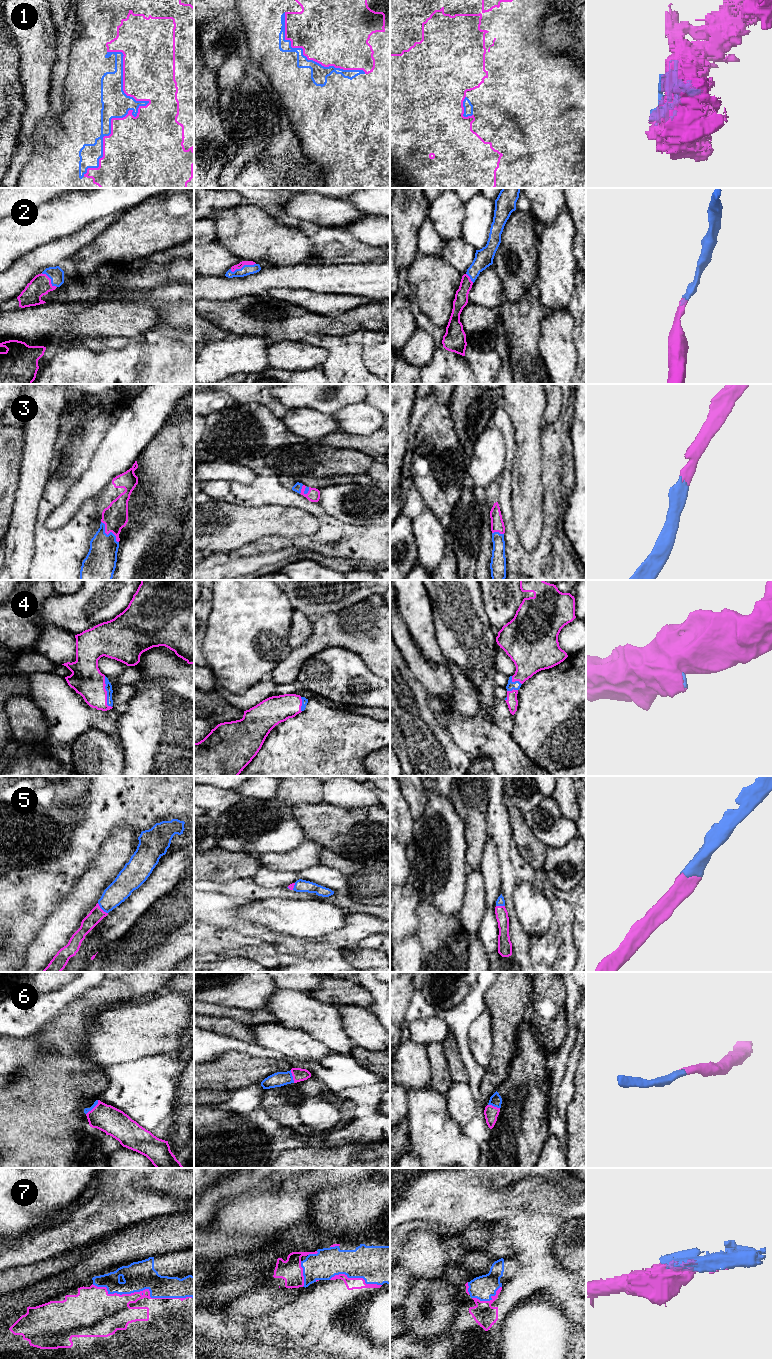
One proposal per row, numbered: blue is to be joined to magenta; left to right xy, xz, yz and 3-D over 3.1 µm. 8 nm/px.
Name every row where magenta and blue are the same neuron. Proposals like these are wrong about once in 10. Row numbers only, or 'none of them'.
1, 2, 3, 4, 5, 6, 7

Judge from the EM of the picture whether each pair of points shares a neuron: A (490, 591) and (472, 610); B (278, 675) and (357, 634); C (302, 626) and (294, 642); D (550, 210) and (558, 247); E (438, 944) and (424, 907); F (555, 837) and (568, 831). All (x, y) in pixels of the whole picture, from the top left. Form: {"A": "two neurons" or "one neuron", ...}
{"A": "two neurons", "B": "one neuron", "C": "one neuron", "D": "two neurons", "E": "one neuron", "F": "one neuron"}

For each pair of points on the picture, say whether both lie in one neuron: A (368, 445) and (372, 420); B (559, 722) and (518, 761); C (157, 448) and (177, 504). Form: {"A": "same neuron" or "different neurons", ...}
{"A": "different neurons", "B": "different neurons", "C": "same neuron"}

